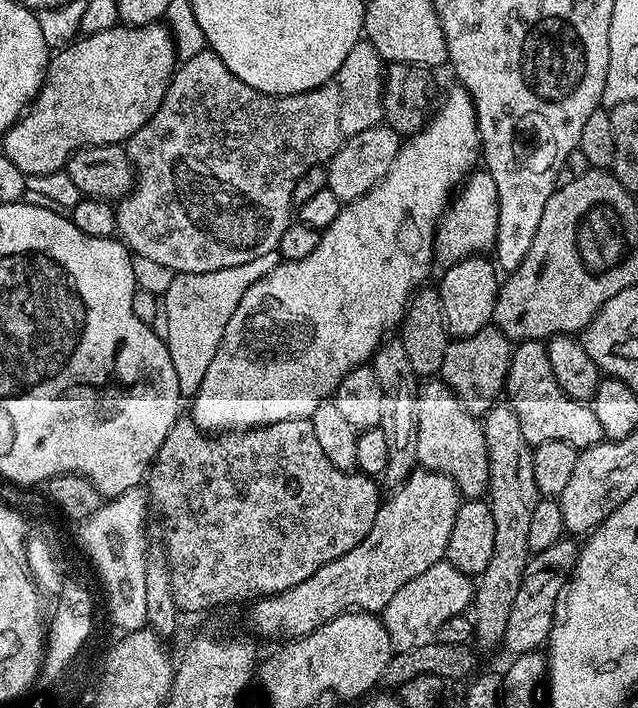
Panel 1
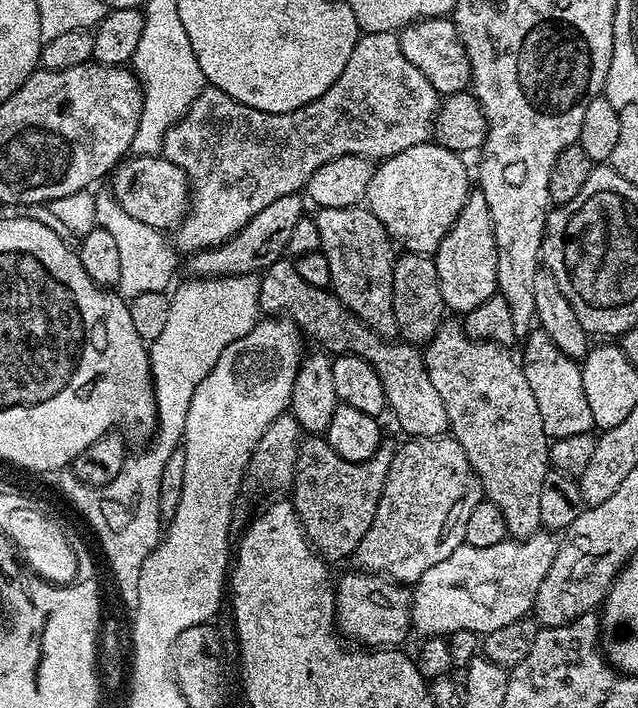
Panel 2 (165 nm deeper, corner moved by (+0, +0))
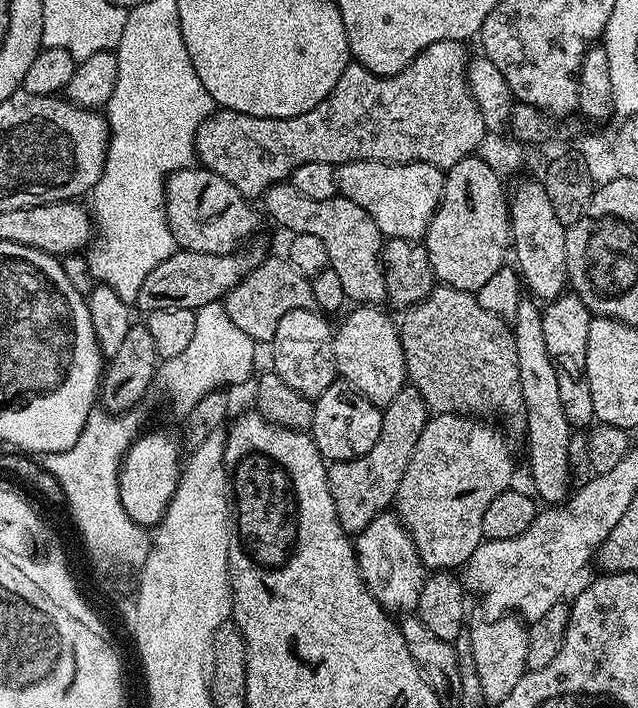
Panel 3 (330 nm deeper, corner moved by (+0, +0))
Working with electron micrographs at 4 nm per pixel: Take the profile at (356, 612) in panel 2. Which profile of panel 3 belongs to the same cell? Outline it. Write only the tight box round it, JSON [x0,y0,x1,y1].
[354,511,426,613]

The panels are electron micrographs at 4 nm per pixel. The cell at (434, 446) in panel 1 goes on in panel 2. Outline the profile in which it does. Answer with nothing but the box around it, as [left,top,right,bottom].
[260,258,449,438]

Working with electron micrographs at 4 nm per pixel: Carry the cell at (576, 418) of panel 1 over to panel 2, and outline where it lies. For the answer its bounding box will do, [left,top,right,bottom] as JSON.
[522,330,594,439]

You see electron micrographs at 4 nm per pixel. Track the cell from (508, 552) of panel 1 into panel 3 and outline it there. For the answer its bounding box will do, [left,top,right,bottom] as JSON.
[398,284,524,418]

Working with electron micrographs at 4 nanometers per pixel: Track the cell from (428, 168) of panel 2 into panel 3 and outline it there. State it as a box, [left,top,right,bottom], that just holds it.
[336,160,444,240]

